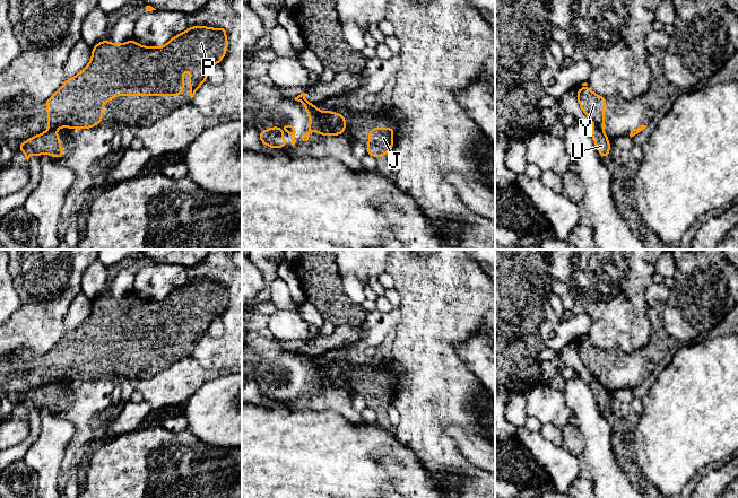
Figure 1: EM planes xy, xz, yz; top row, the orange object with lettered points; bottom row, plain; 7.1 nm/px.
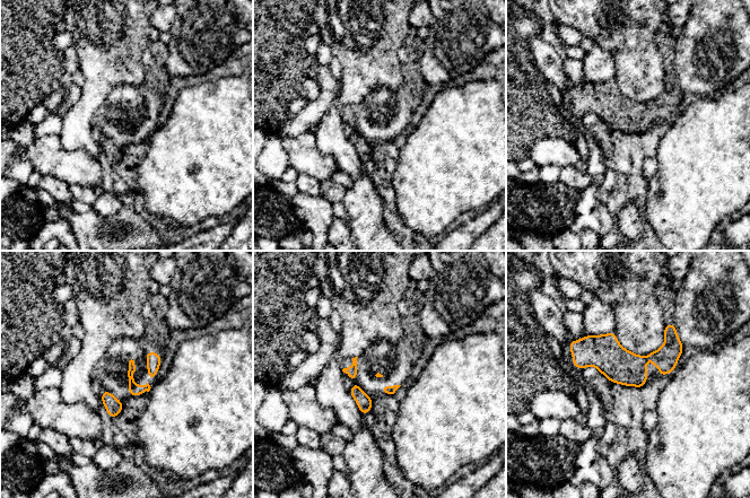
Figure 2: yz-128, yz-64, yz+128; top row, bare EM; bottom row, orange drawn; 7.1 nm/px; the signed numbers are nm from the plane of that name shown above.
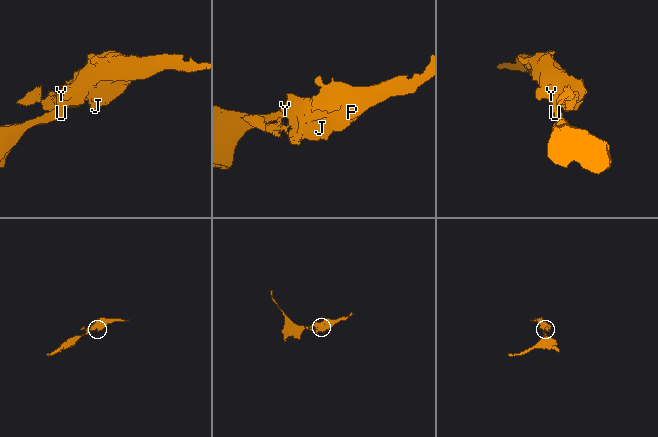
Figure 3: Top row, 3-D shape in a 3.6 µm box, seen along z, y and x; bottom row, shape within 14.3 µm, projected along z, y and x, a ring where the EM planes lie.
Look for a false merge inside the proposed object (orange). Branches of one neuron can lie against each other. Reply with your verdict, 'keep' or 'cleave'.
cleave

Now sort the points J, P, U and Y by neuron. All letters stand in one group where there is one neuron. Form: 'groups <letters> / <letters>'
groups J P Y / U

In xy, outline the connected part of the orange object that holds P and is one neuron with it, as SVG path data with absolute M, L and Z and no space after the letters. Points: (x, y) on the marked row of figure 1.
M193 26L189 27L183 33L173 36L165 45L160 47L156 46L142 46L137 43L133 38L123 43L123 44L112 44L106 38L95 46L92 47L92 59L89 63L75 77L68 78L61 86L61 88L55 91L47 101L43 102L43 104L47 107L47 126L50 130L55 131L60 128L69 128L69 129L90 129L95 125L99 125L103 120L103 104L105 102L112 102L114 96L181 96L183 94L183 70L191 69L190 72L190 97L193 98L200 86L207 81L207 76L209 70L217 63L220 63L224 59L227 47L228 40L226 36L227 26L223 26L220 28L211 28L207 26Z

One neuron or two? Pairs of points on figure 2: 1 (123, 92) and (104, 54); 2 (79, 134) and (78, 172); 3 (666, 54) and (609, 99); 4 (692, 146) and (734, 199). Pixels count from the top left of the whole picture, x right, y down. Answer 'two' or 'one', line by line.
1: two
2: two
3: one
4: one

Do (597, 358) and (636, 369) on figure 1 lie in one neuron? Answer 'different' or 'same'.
same

